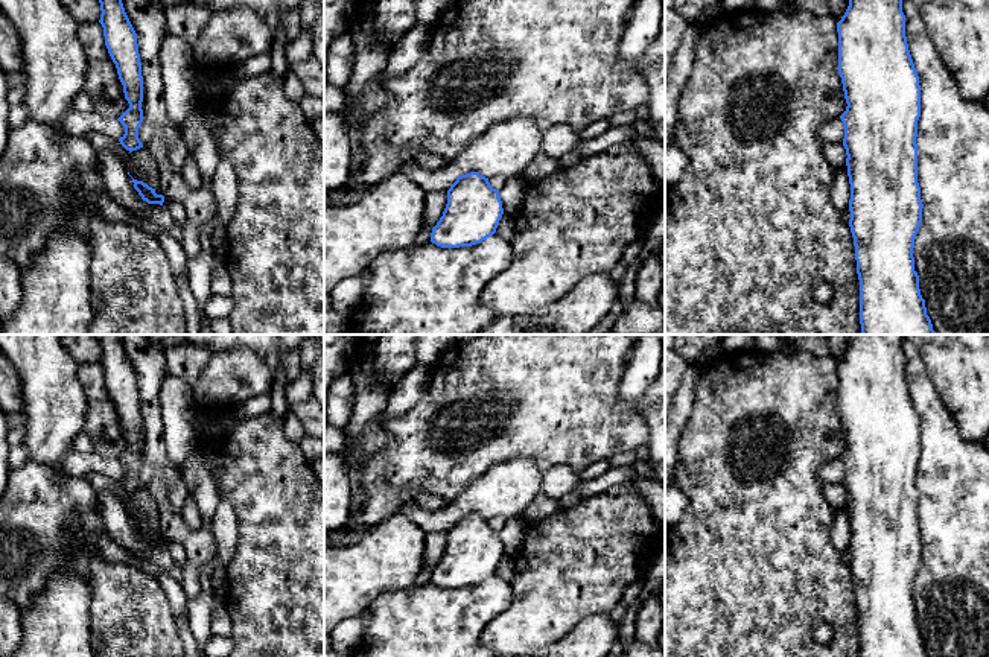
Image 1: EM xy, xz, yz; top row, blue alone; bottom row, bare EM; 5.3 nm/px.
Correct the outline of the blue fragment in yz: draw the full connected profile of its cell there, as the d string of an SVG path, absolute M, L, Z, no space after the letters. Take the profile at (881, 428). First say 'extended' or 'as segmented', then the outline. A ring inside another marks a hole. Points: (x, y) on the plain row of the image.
as segmented; M851 335L849 347L837 363L838 373L838 415L841 418L846 452L840 456L844 465L844 479L843 487L846 490L846 506L847 517L851 525L851 540L849 540L849 567L855 586L855 601L857 601L857 614L860 620L860 657L928 657L925 640L921 636L919 630L919 616L914 611L914 578L919 572L922 563L922 540L921 528L917 523L917 461L921 458L921 426L919 417L916 414L908 385L905 377L905 356L902 353L904 335Z

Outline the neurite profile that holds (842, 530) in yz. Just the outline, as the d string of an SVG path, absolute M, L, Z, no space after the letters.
M844 505L834 517L832 544L838 552L849 549L851 525L847 506Z

